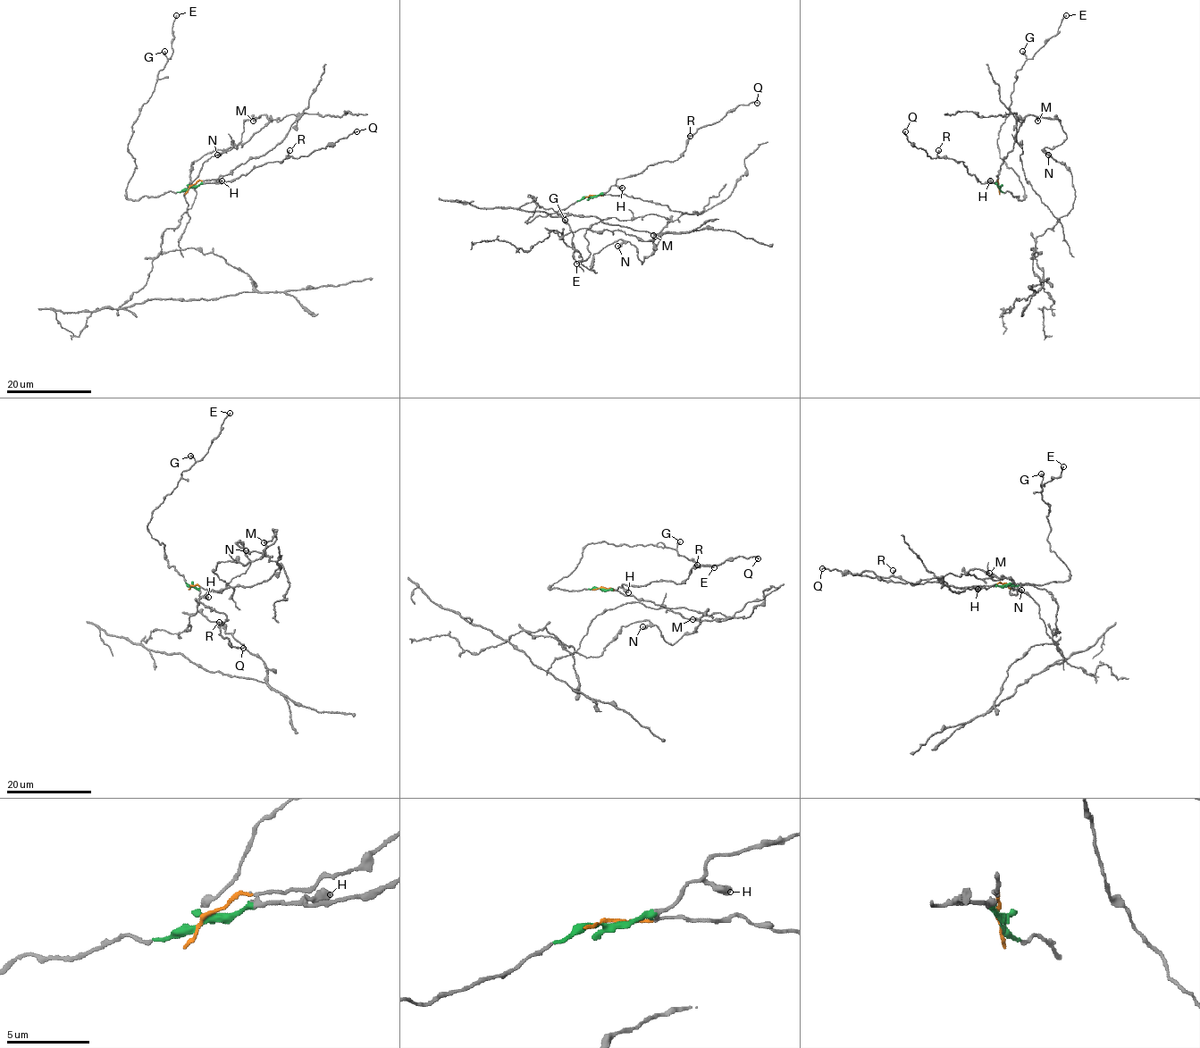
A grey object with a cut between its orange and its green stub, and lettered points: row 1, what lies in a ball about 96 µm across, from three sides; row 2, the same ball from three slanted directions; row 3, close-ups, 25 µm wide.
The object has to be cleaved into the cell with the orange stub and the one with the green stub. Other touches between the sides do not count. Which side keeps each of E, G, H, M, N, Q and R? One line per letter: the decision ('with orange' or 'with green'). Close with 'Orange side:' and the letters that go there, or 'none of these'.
E: with green
G: with green
H: with green
M: with orange
N: with orange
Q: with green
R: with green
Orange side: M, N

